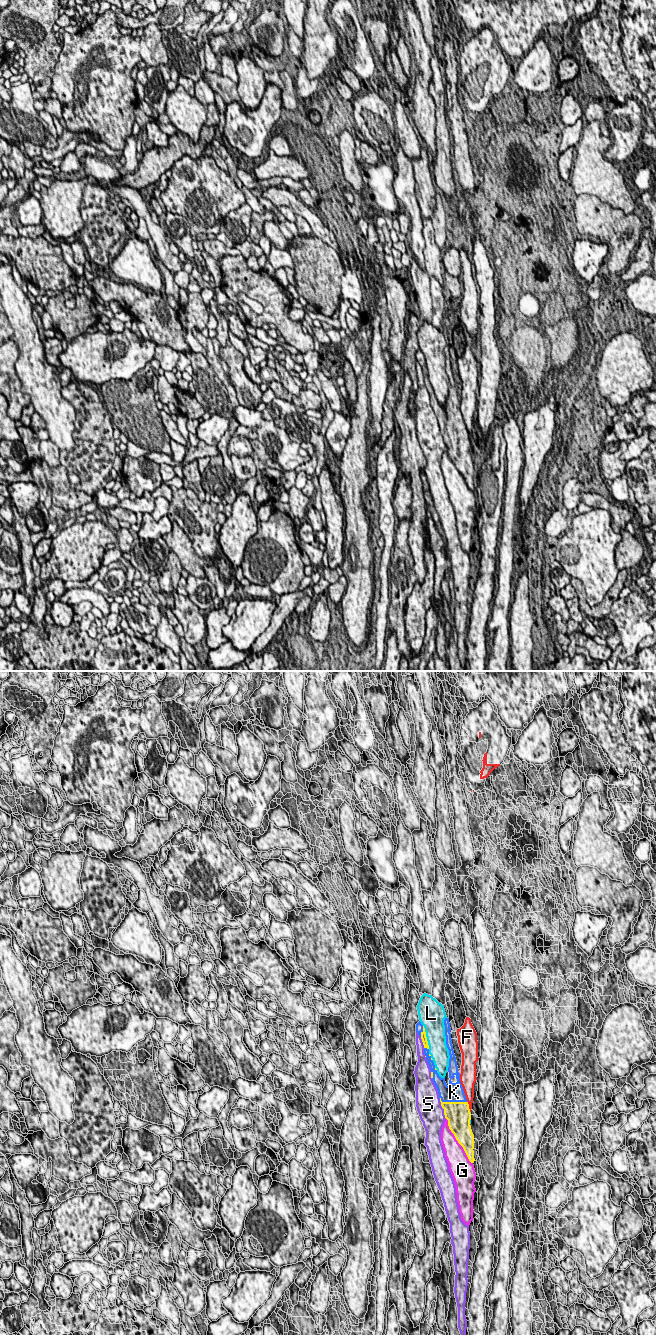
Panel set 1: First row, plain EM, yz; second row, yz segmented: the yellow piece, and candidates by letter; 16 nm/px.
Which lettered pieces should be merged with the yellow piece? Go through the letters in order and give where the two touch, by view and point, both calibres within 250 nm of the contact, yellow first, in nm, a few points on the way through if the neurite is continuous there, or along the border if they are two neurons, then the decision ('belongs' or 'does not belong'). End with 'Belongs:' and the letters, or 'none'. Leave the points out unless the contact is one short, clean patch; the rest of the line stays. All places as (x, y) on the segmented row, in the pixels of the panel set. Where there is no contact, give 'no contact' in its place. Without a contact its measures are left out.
F: yz (468, 1106) | 380/160 nm | along yz (467, 1101), (470, 1111) | does not belong
G: yz (456, 1139) | 340/320 nm | does not belong
K: yz (452, 1102) | 380/300 nm | belongs
L: yz (426, 1037) | 100/320 nm | does not belong
S: yz (442, 1107) | 360/400 nm | does not belong
Belongs: K

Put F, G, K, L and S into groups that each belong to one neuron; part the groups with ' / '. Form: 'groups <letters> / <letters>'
groups F / G / K / L / S

